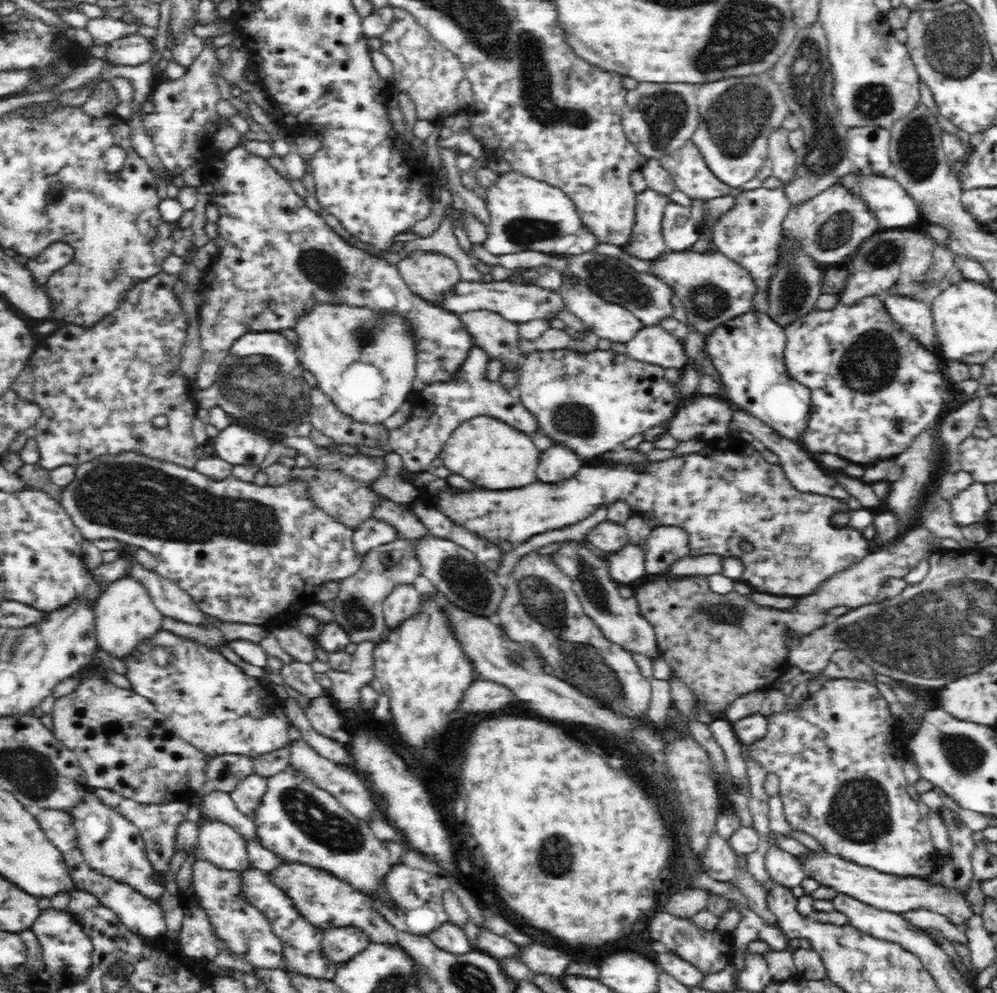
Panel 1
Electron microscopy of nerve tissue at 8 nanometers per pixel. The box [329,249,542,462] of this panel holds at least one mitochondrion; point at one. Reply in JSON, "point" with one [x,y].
{"point":[363,333]}

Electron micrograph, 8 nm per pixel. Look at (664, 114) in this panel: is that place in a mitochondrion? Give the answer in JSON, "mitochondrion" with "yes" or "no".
{"mitochondrion":"yes"}

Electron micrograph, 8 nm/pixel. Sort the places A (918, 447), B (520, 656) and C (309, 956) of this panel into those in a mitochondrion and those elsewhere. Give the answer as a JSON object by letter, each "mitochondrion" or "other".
{"A":"other","B":"mitochondrion","C":"other"}

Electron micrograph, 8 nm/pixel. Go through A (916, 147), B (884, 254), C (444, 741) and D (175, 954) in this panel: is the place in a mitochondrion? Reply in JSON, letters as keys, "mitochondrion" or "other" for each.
{"A":"mitochondrion","B":"mitochondrion","C":"other","D":"other"}

